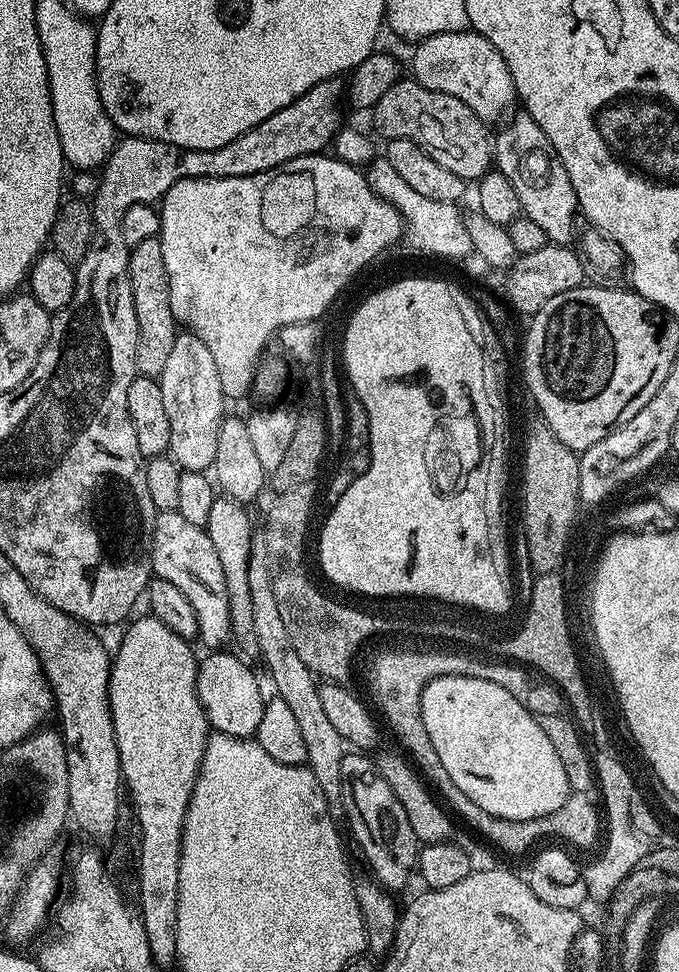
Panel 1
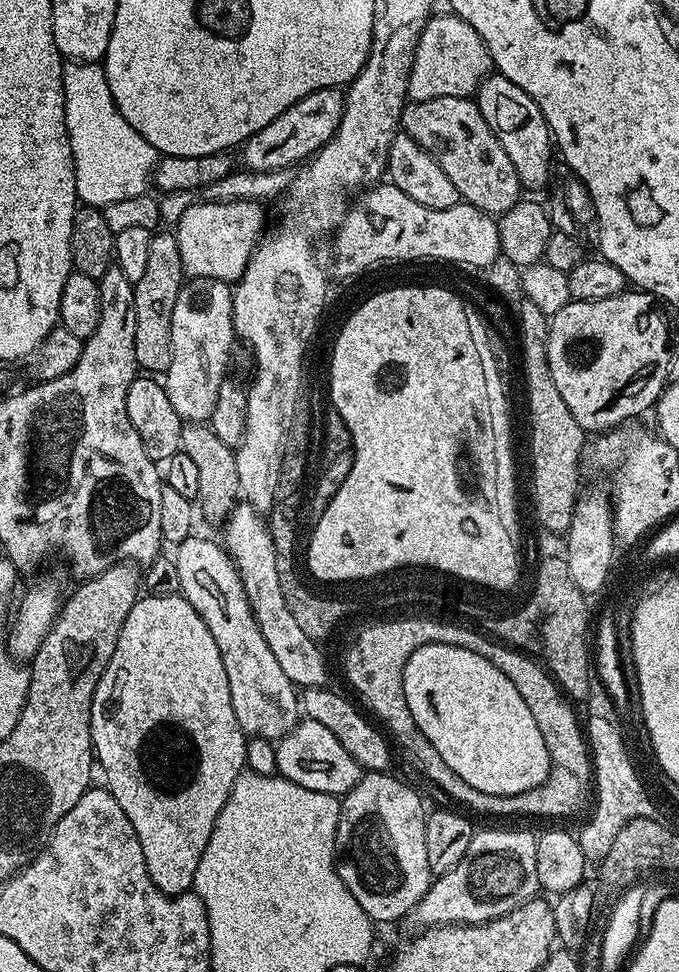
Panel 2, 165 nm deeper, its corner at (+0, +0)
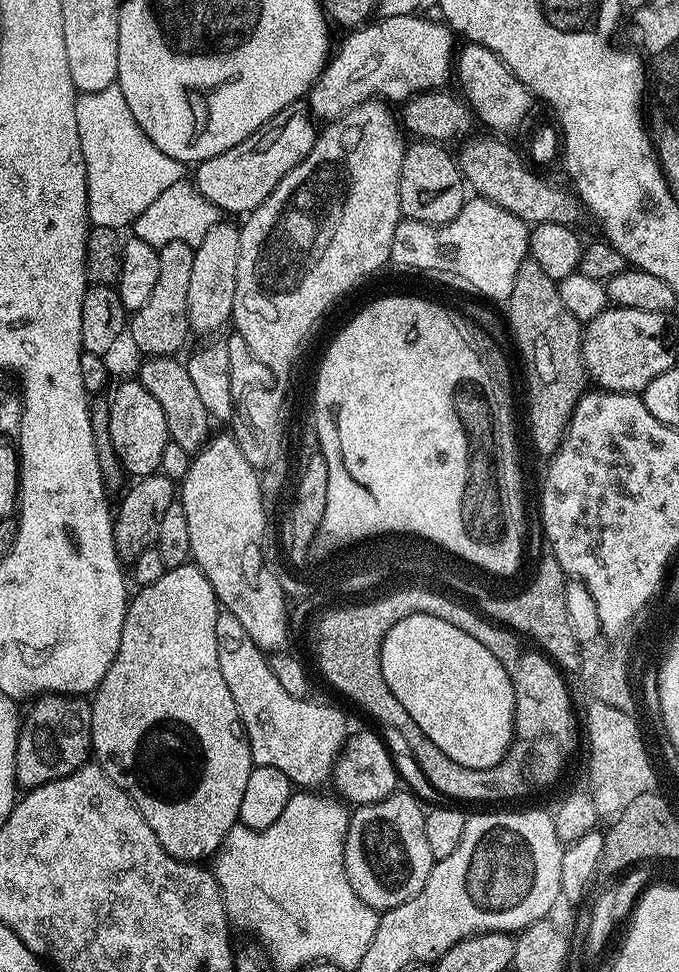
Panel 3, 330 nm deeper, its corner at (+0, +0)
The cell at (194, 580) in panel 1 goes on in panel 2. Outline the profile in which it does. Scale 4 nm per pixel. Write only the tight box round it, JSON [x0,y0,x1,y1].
[174,534,301,742]

